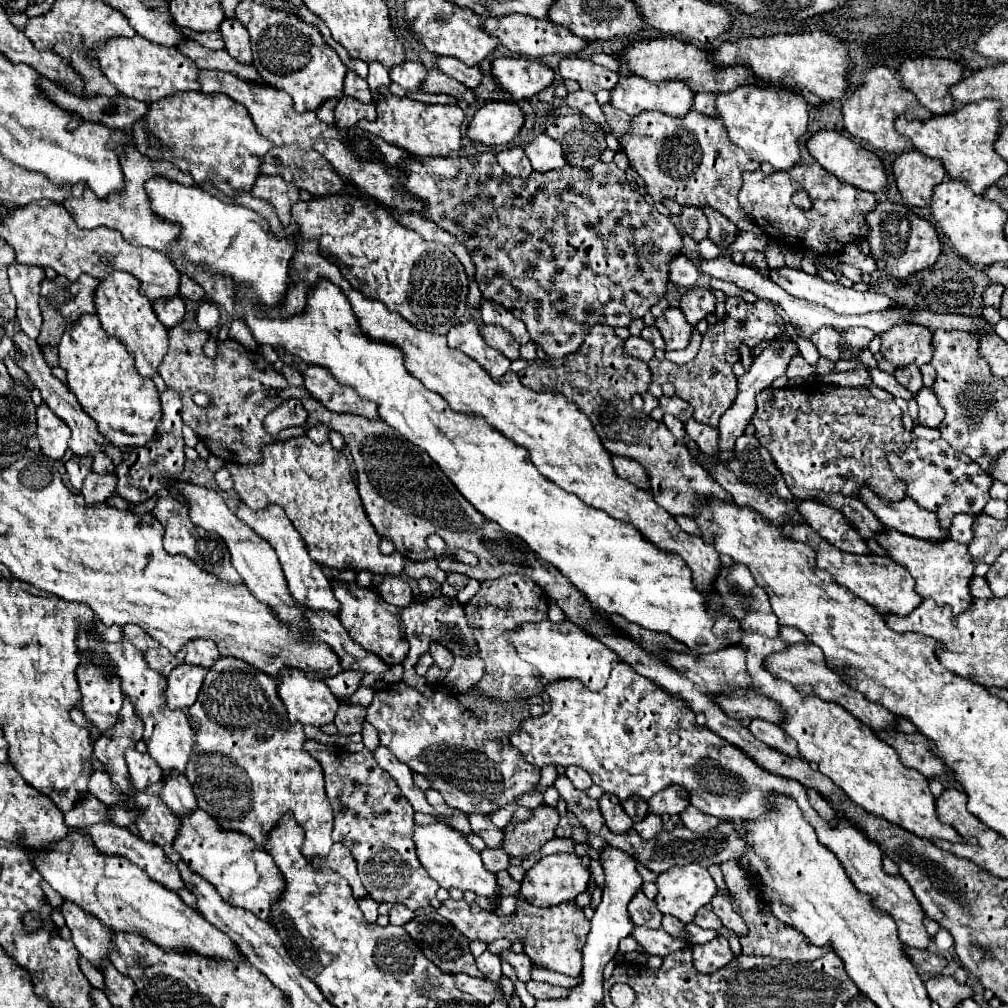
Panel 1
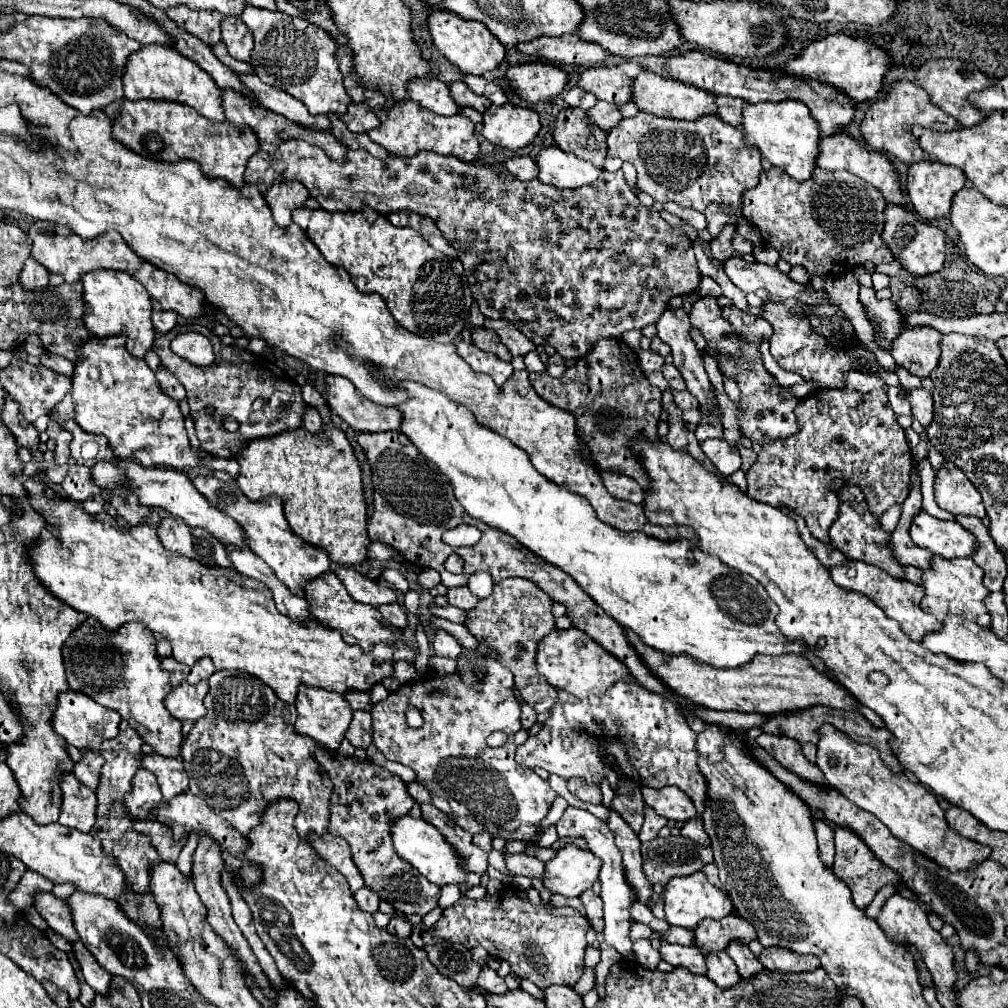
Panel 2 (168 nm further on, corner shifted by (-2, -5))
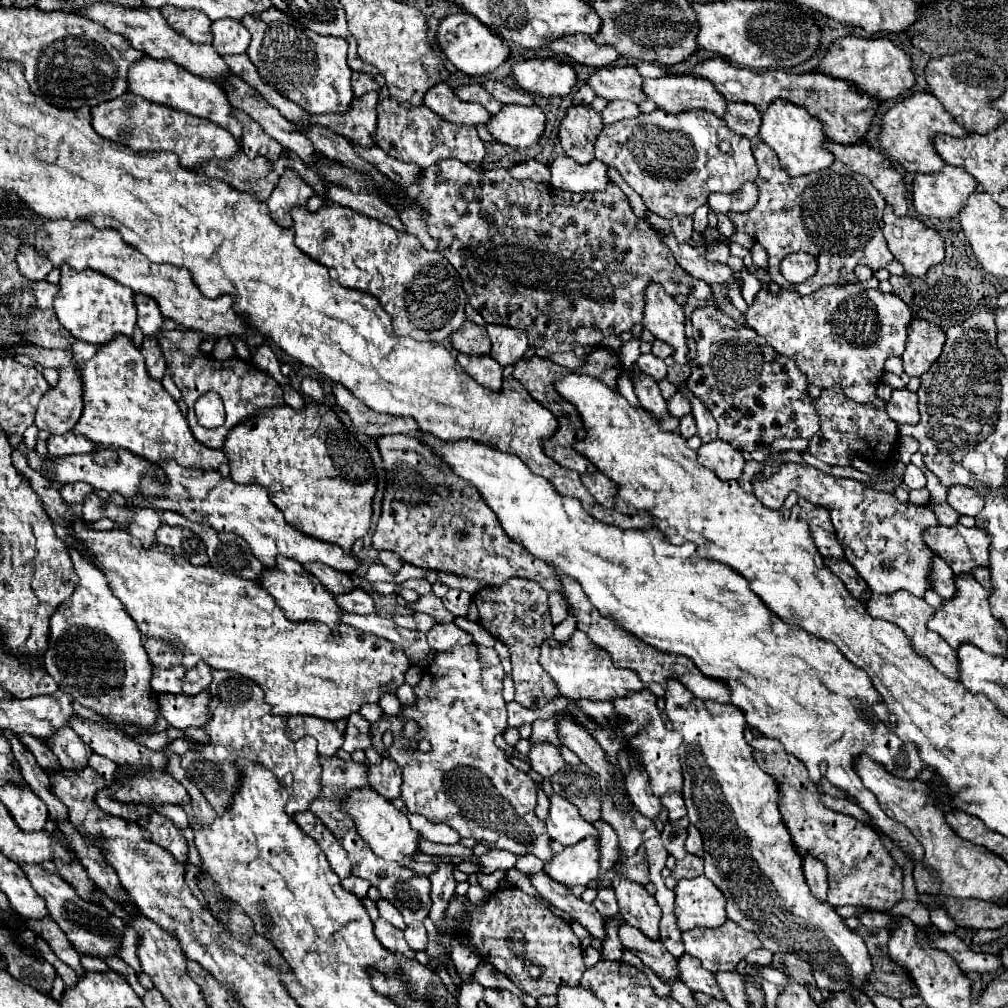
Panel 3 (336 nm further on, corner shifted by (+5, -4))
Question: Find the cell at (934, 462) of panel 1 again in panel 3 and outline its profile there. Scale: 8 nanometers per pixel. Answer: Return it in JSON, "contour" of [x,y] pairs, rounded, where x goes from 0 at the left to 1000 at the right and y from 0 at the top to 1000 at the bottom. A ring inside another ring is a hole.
{"contour":[[[942,481],[938,499],[944,505],[948,505],[952,511],[962,511],[962,513],[972,509],[972,505],[976,503],[974,493],[970,493],[962,483],[956,481]]]}

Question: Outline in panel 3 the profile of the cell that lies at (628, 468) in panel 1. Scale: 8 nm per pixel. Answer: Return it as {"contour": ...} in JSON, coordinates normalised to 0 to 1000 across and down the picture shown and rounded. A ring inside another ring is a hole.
{"contour":[[[597,469],[577,471],[577,479],[581,481],[581,485],[587,489],[587,493],[595,501],[605,503],[605,505],[611,503],[611,481],[607,481],[607,477],[603,477],[603,473],[599,473]]]}

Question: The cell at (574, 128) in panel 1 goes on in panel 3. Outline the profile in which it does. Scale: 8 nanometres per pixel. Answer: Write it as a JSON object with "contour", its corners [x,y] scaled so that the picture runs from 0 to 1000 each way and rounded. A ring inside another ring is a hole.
{"contour":[[[567,104],[556,122],[554,138],[563,156],[571,162],[585,162],[589,158],[589,140],[597,128],[595,112],[585,104]]]}

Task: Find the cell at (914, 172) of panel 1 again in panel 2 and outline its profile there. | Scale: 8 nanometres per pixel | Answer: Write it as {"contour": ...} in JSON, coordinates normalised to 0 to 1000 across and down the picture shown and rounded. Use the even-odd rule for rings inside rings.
{"contour":[[[912,161],[902,165],[900,192],[914,216],[926,218],[941,212],[945,194],[957,185],[959,175],[945,165]]]}

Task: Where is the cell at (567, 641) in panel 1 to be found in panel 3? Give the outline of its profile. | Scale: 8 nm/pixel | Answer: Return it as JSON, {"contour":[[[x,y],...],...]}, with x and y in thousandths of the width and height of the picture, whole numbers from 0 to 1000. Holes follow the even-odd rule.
{"contour":[[[573,624],[562,638],[542,634],[536,642],[536,660],[552,676],[556,689],[563,693],[605,695],[609,691],[619,691],[623,686],[639,684],[639,678],[631,672],[631,668],[627,668],[627,664],[611,664],[603,648],[599,648],[599,644],[591,644],[591,640],[587,640],[587,636],[583,636],[583,632],[579,632]]]}

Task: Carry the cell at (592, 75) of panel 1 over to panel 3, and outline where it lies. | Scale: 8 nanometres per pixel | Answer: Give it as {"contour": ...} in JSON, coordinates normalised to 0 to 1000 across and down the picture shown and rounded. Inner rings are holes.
{"contour":[[[595,66],[591,68],[581,84],[593,94],[603,100],[607,98],[623,98],[627,102],[635,102],[641,98],[637,92],[637,76],[631,72],[629,66]]]}

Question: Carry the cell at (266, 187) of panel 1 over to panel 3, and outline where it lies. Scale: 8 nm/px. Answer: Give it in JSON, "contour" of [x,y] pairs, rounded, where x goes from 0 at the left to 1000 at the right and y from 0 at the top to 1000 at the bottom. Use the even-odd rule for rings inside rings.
{"contour":[[[284,168],[278,176],[274,188],[264,199],[268,215],[280,225],[290,225],[288,207],[294,203],[304,203],[304,199],[312,193],[310,186],[298,178],[298,174],[290,168]]]}

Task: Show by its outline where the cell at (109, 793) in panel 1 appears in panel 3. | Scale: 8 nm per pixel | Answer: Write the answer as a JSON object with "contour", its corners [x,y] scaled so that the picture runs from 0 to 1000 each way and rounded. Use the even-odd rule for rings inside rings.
{"contour":[[[67,721],[60,723],[60,727],[56,727],[52,733],[48,733],[48,739],[54,745],[54,749],[60,753],[60,759],[63,763],[87,761],[91,743],[87,743],[87,739],[83,739],[83,735],[79,735],[79,731],[75,731],[75,727],[71,723],[67,723]]]}

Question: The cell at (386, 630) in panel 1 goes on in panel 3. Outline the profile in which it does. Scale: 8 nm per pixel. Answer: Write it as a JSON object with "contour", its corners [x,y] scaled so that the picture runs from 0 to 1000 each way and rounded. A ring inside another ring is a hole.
{"contour":[[[276,553],[276,561],[272,564],[262,564],[262,572],[258,574],[258,580],[274,594],[276,602],[280,602],[282,610],[292,616],[317,616],[321,620],[325,620],[331,628],[335,628],[335,620],[337,616],[337,608],[341,608],[337,604],[337,600],[333,600],[333,594],[329,588],[325,588],[325,584],[321,584],[321,580],[317,580],[317,576],[313,576],[313,572],[310,572],[310,568],[306,568],[298,559],[284,555],[284,553]]]}

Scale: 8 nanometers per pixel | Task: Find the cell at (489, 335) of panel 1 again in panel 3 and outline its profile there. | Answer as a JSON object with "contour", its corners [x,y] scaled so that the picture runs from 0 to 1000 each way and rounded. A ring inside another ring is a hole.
{"contour":[[[462,318],[452,330],[448,330],[448,344],[464,352],[484,352],[488,342],[482,324]]]}

